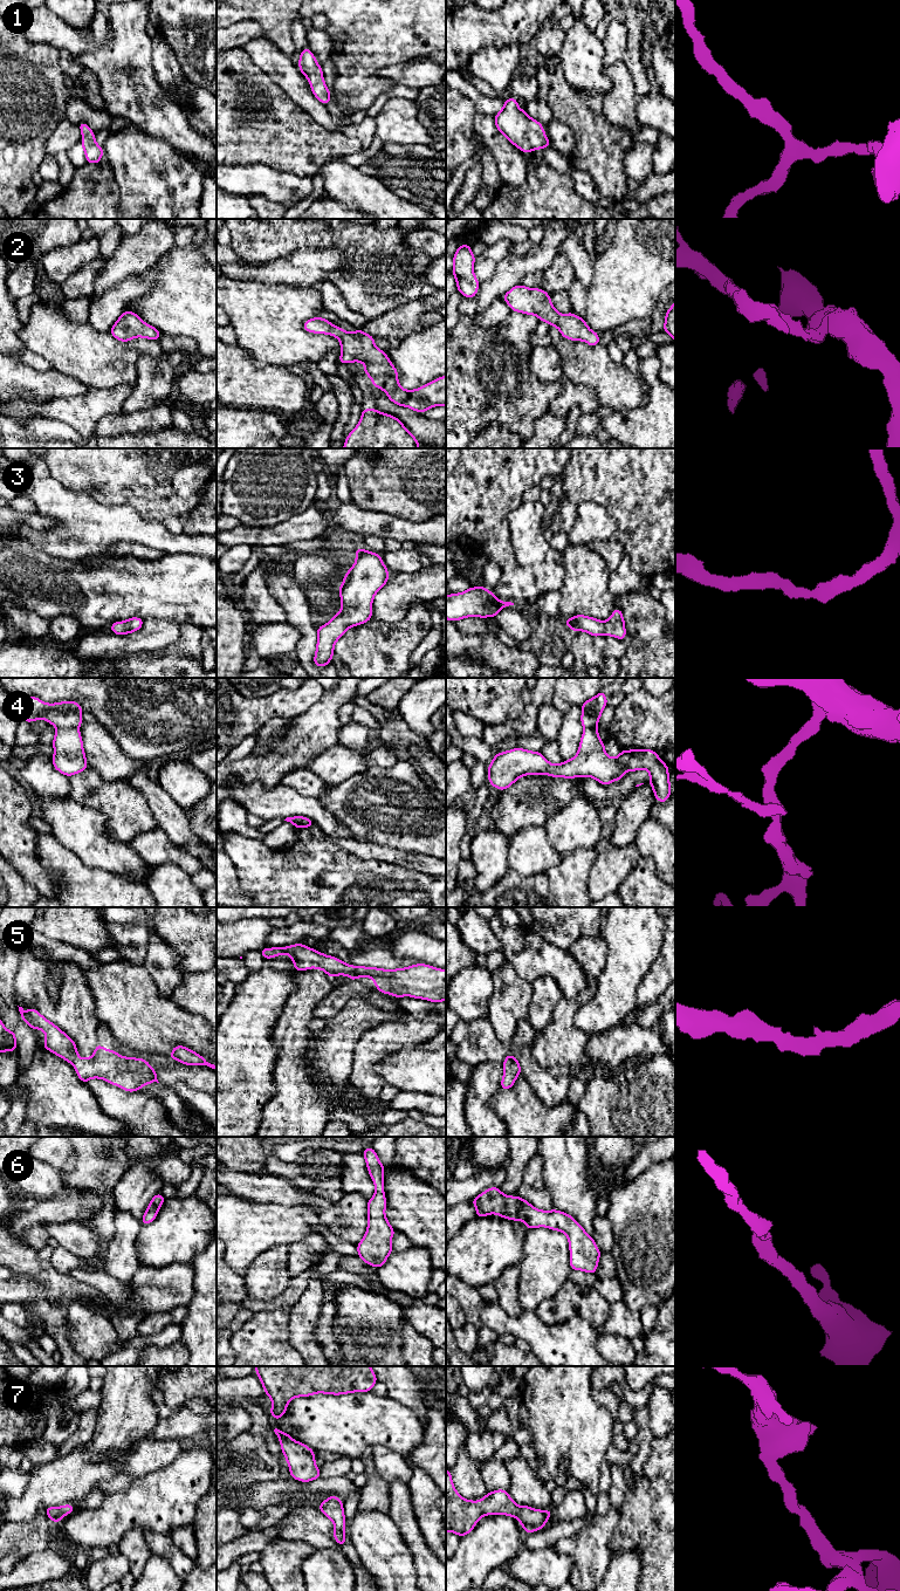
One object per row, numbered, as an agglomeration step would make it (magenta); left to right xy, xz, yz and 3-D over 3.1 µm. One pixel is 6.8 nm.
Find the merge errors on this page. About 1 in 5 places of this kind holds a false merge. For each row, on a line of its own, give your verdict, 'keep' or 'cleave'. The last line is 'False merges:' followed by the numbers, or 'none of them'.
1: keep
2: keep
3: keep
4: cleave
5: keep
6: keep
7: keep
False merges: 4

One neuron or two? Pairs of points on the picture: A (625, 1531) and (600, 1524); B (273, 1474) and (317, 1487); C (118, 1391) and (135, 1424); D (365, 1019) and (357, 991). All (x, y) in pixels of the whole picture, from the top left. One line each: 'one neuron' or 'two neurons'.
A: two neurons
B: two neurons
C: one neuron
D: two neurons

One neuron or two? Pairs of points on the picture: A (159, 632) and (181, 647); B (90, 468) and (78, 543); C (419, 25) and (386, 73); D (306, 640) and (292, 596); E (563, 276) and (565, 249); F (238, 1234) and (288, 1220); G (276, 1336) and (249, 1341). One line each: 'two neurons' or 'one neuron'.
A: two neurons
B: two neurons
C: two neurons
D: one neuron
E: two neurons
F: one neuron
G: one neuron

